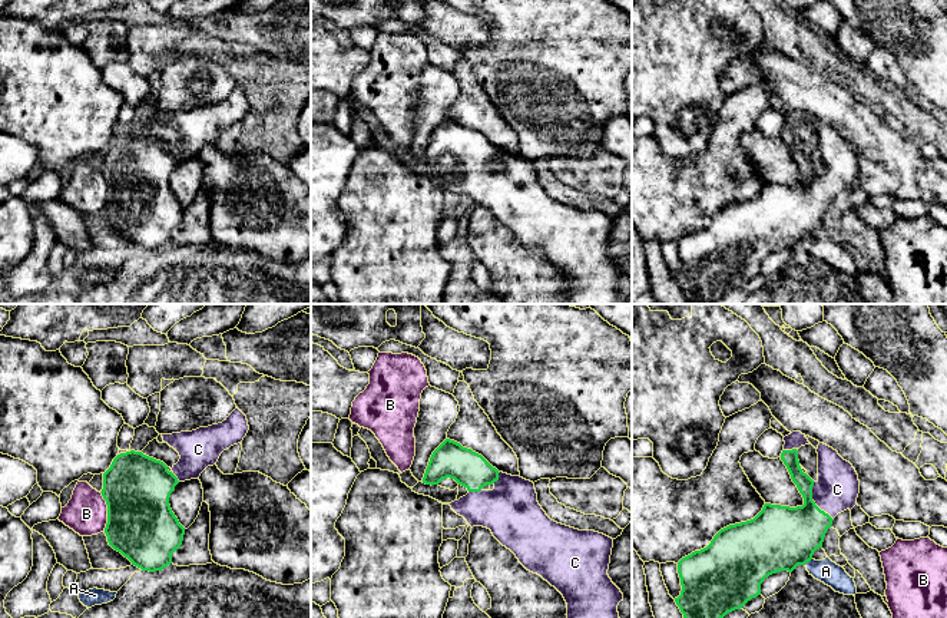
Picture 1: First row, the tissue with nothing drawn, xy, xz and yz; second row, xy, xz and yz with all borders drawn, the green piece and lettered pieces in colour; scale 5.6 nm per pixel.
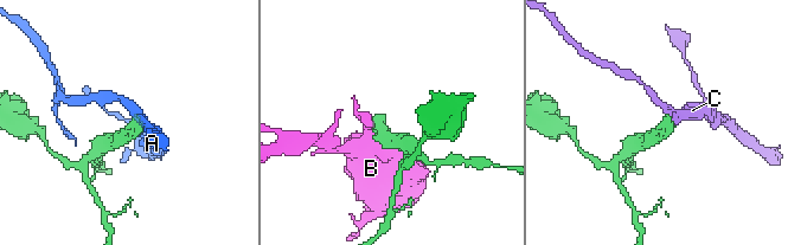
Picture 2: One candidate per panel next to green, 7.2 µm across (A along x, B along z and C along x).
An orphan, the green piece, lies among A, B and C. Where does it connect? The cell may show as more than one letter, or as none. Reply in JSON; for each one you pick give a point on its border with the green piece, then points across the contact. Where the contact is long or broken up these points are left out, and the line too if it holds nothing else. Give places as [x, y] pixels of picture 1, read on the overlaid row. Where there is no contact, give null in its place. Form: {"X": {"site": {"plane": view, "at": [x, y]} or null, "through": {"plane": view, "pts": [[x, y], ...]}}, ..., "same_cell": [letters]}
{"C": {"site": {"plane": "yz", "at": [814, 502]}}, "same_cell": ["C"]}

